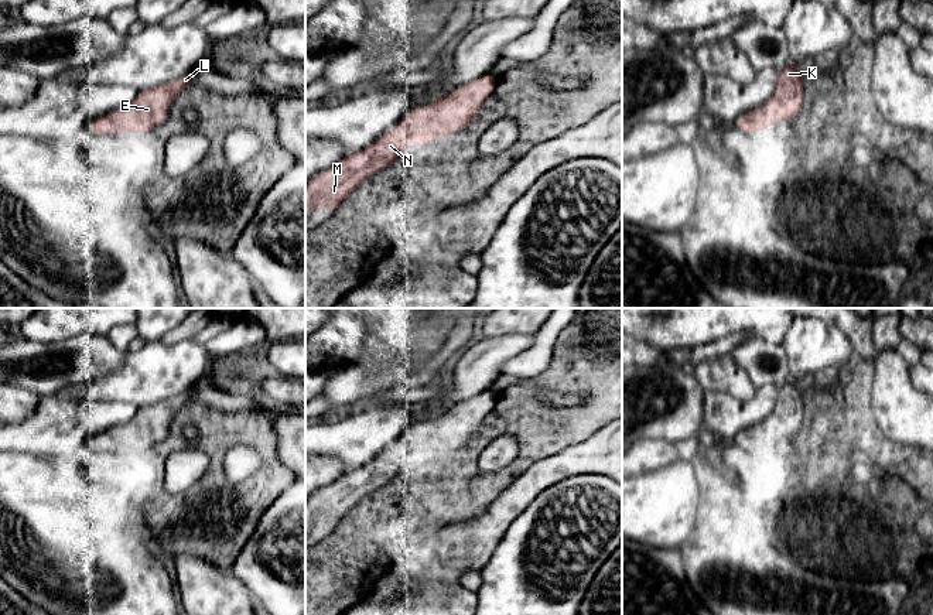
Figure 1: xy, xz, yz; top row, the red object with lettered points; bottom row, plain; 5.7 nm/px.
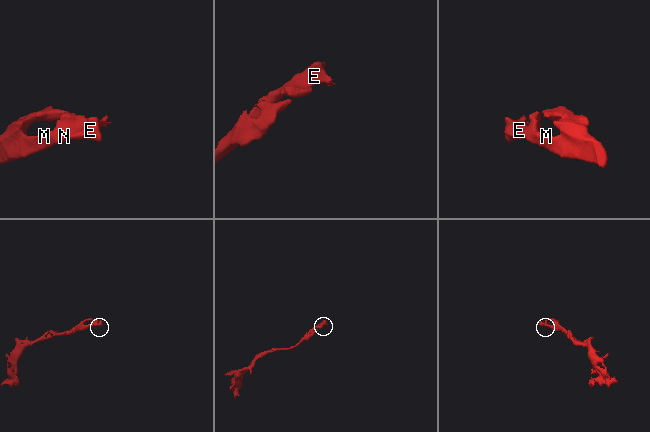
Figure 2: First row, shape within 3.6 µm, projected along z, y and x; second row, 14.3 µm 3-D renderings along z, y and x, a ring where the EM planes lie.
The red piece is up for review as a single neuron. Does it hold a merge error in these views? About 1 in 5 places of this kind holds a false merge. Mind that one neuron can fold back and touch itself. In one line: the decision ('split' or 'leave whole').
leave whole

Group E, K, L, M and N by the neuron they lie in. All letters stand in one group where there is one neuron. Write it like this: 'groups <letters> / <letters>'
groups E K L M N

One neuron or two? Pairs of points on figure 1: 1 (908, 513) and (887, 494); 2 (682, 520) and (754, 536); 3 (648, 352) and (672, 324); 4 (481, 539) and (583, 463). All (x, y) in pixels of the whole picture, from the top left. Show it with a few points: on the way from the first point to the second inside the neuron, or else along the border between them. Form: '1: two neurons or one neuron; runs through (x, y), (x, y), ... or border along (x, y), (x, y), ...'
1: one neuron; runs through (902, 508), (892, 499)
2: two neurons; border along (700, 491), (694, 528), (677, 547)
3: two neurons; border along (636, 338), (652, 345), (662, 356)
4: one neuron; runs through (503, 512), (542, 474), (556, 468)

